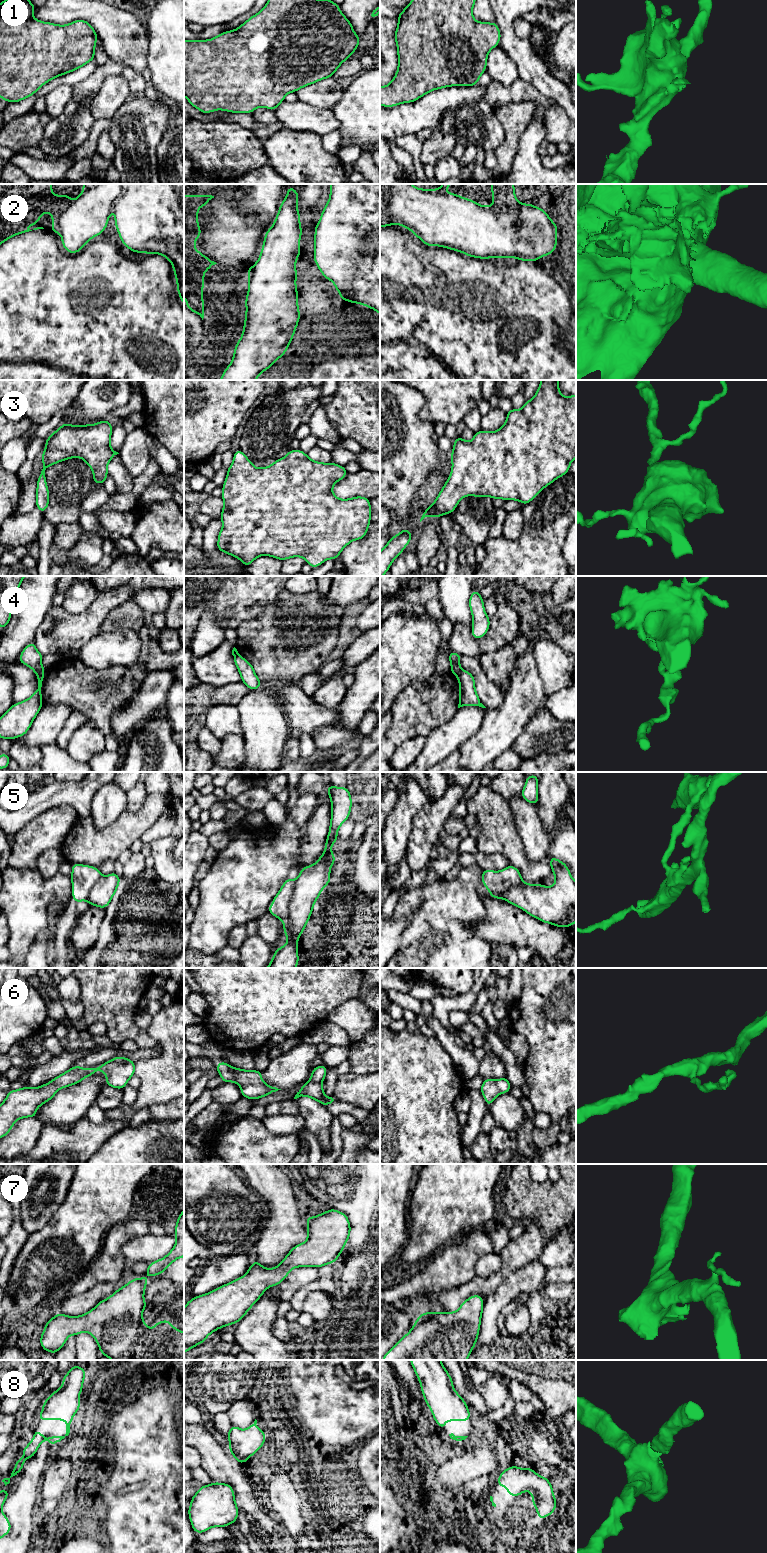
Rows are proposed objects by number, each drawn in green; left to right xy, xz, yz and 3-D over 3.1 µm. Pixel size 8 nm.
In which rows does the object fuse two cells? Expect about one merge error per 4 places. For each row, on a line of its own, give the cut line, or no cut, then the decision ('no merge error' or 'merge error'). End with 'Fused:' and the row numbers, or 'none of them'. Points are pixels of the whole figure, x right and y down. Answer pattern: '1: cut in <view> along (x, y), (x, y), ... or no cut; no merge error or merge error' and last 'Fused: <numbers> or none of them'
1: no cut; no merge error
2: cut in xy along (106, 224), (71, 243), (58, 231); merge error
3: no cut; no merge error
4: cut in yz along (462, 670), (457, 676); merge error
5: cut in xz along (296, 880), (294, 893), (289, 903), (289, 913), (283, 921); merge error
6: no cut; no merge error
7: no cut; no merge error
8: no cut; no merge error
Fused: 2, 4, 5

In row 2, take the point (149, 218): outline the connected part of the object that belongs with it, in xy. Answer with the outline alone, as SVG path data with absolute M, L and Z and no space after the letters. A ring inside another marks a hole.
M0 184L0 245L9 238L32 231L27 229L27 225L35 225L42 217L42 213L52 214L52 230L51 232L59 232L59 225L63 227L63 241L66 244L72 244L78 239L80 235L84 235L90 226L105 226L107 225L112 208L115 208L115 225L120 239L125 247L132 252L148 253L148 254L161 254L166 257L173 266L175 279L177 282L177 291L180 296L181 302L184 304L184 184L117 184L117 189L114 191L85 191L82 192L75 200L71 200L69 195L53 195L52 184Z

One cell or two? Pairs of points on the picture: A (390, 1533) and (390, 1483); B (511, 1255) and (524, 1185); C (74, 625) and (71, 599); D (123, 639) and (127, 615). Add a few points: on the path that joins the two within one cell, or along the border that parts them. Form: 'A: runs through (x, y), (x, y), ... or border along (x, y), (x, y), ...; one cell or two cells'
A: runs through (390, 1521), (390, 1495); one cell
B: border along (524, 1222), (533, 1221), (544, 1235); two cells
C: border along (93, 600), (79, 613), (69, 613), (61, 606); two cells
D: border along (138, 631), (116, 629), (102, 632); two cells

